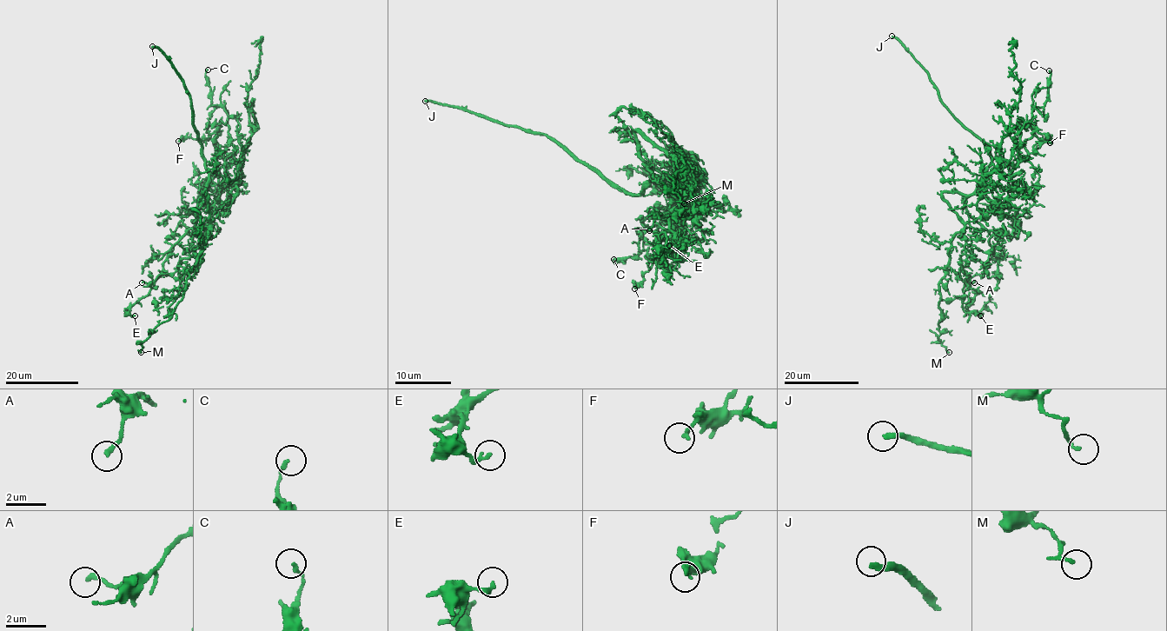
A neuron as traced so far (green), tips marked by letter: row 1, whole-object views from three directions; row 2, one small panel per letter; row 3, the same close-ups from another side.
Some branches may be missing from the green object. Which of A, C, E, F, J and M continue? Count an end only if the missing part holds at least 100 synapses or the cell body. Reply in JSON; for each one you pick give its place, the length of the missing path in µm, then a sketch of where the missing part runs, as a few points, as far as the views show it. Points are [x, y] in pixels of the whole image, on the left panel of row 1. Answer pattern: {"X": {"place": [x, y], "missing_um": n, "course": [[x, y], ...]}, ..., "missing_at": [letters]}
{"J": {"place": [152, 46], "missing_um": 100}, "missing_at": ["J"]}

